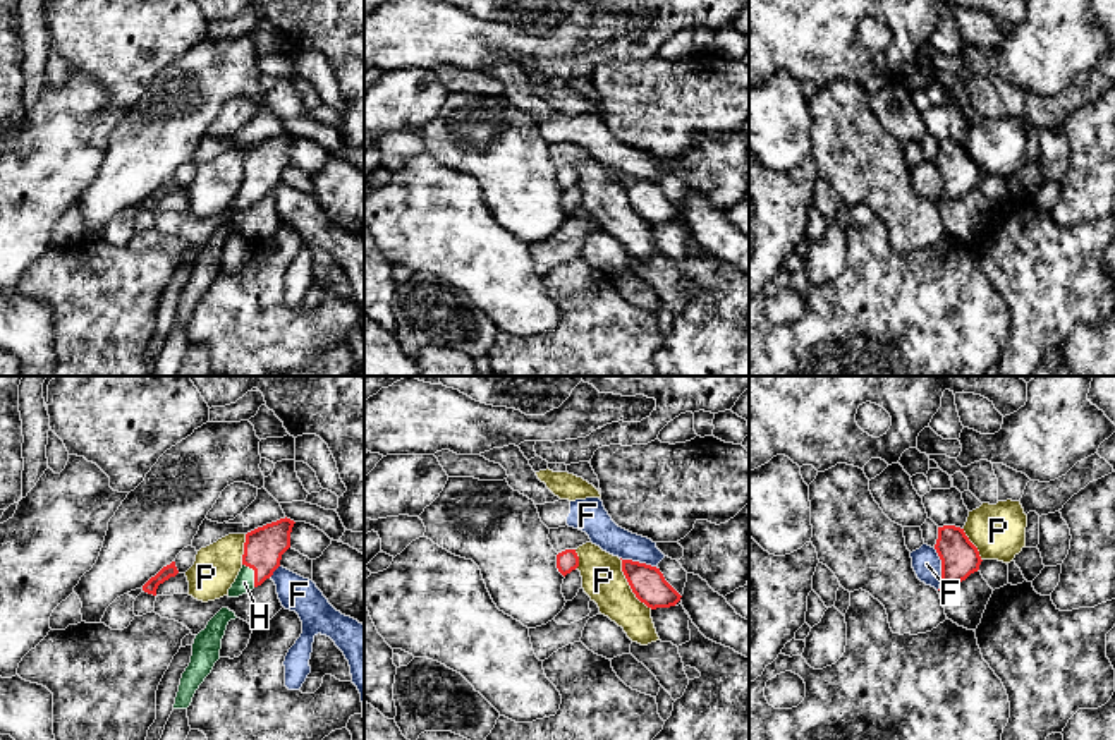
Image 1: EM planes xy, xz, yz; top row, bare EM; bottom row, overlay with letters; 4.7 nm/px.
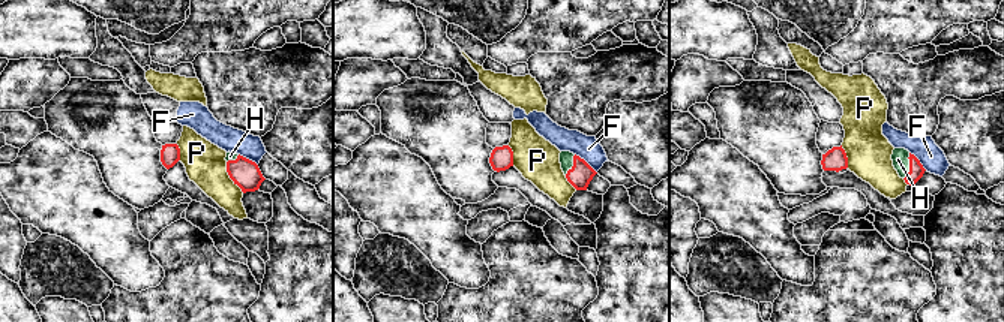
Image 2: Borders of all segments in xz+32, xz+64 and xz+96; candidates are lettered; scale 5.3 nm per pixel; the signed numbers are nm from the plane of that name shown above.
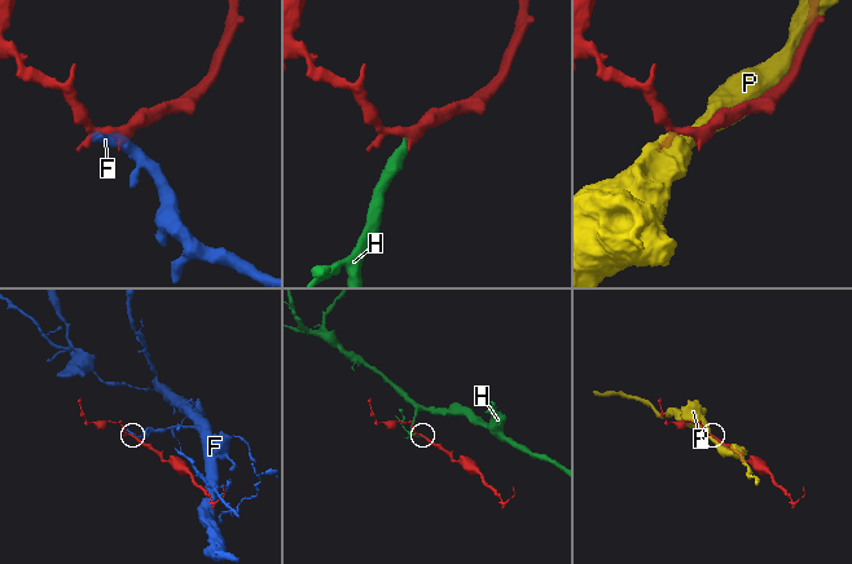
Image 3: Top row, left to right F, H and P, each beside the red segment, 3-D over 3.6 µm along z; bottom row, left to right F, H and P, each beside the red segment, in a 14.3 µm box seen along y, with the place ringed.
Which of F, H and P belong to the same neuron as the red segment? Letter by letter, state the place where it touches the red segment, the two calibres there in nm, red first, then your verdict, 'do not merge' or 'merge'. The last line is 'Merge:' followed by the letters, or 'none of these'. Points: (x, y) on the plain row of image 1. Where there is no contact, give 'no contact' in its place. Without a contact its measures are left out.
F: yz (942, 184) | 180/140 nm | do not merge
H: xy (255, 189) | 190/90 nm | merge
P: xz (629, 200) | 160/200 nm | do not merge
Merge: H

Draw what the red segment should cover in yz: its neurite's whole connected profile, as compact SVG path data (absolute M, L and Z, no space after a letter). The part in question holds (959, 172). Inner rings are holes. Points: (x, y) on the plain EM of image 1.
M955 141L938 143L935 165L941 175L940 204L966 196L979 185L983 177L978 163L969 156L964 144Z

